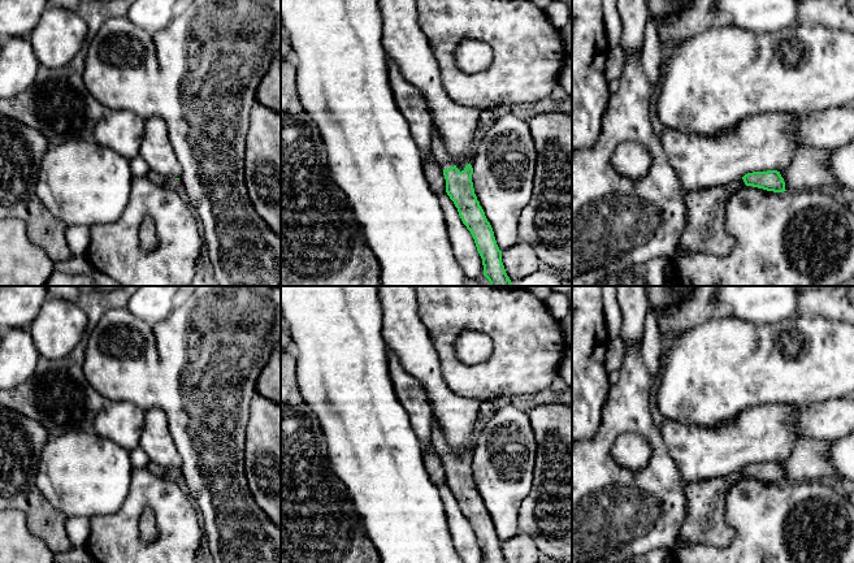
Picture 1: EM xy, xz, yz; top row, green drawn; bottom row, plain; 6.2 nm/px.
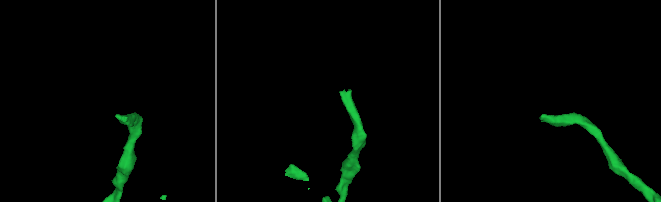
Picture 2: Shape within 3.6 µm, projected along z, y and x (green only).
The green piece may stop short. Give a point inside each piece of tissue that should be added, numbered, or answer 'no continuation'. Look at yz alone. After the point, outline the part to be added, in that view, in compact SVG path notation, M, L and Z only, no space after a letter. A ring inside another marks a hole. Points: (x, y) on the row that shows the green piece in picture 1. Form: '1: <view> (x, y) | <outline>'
1: yz (705, 232) | M742 178L725 185L689 191L685 202L685 230L681 244L693 254L725 256L734 239L725 228L725 208L731 195L746 186Z

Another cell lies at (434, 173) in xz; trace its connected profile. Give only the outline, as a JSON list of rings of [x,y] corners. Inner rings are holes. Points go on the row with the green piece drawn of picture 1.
[[[421,153],[421,157],[424,163],[424,173],[432,190],[437,195],[446,192],[446,179],[441,165],[435,161],[432,153]]]

